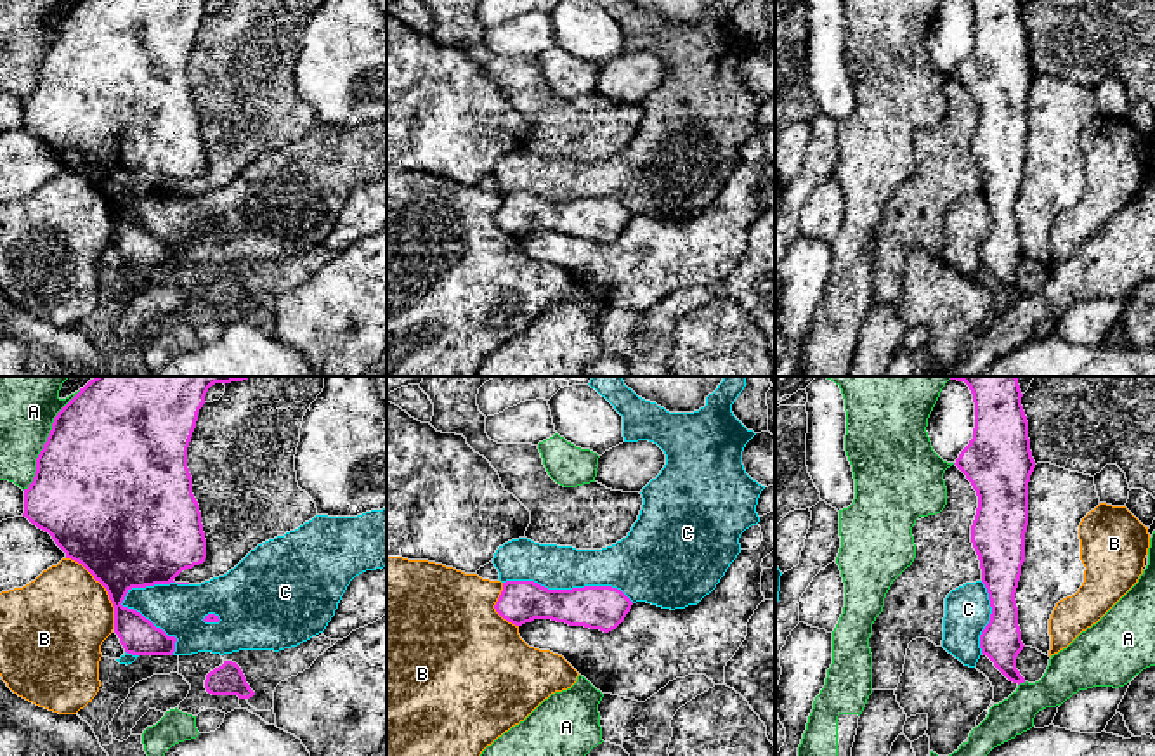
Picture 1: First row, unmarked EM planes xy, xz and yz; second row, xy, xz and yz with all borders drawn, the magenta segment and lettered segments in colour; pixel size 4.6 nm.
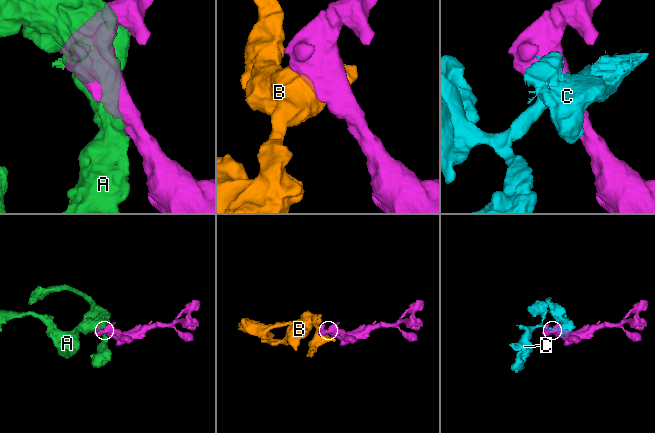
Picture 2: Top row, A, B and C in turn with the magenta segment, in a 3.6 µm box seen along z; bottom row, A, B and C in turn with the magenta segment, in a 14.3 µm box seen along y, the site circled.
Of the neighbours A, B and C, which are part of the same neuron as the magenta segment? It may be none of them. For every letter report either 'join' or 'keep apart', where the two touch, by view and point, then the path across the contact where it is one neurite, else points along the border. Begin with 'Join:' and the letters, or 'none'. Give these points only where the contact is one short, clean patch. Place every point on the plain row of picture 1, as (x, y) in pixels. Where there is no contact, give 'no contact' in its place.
Join: C
A: keep apart; meets magenta in xy at (47, 52)
B: keep apart; meets magenta in xy at (106, 202)
C: join; meets magenta in xy at (148, 231)

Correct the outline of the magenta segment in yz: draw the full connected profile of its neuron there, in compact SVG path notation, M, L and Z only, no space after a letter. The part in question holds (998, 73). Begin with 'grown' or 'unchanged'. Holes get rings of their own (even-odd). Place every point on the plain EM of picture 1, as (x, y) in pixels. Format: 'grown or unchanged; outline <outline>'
grown; outline M969 0L975 14L973 50L961 62L956 78L966 87L978 108L978 120L971 137L971 154L980 172L982 191L952 201L945 210L942 258L964 277L975 279L980 267L987 267L994 277L1013 295L1025 295L1016 281L1016 269L1023 262L1018 238L1015 205L1025 173L1025 144L1028 137L1028 94L1035 80L1030 62L1028 33L1021 17L1020 0Z

